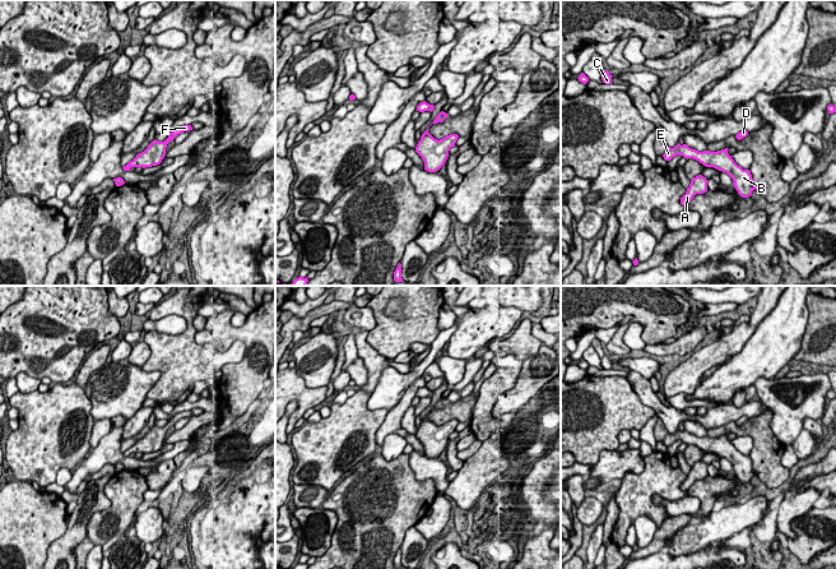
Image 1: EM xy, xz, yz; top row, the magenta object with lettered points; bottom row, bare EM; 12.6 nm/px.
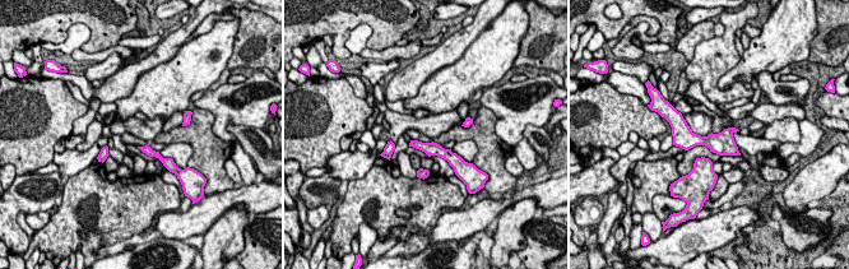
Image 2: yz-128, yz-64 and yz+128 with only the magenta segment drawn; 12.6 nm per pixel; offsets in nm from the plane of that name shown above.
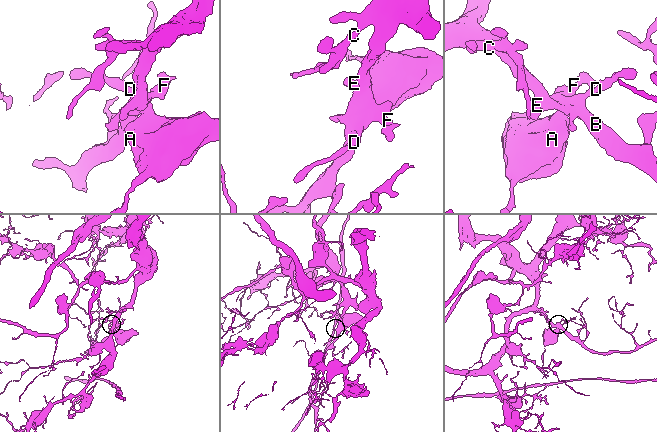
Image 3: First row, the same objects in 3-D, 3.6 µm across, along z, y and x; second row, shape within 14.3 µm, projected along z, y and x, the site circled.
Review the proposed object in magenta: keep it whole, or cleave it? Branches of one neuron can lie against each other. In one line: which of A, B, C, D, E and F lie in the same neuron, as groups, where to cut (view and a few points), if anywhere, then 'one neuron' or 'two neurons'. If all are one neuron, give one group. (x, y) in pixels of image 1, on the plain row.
groups A B C D E F; cut none; one neuron

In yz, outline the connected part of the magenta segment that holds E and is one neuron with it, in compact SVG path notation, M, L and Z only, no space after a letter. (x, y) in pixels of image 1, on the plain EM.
M678 429L674 434L668 432L663 443L665 447L670 447L673 443L681 440L687 445L693 444L706 453L714 453L719 457L726 458L733 464L733 471L738 480L742 484L748 484L752 481L754 475L758 476L753 468L751 457L743 455L738 452L728 436L729 435L725 434L717 438L698 438L689 434L687 430L681 431Z

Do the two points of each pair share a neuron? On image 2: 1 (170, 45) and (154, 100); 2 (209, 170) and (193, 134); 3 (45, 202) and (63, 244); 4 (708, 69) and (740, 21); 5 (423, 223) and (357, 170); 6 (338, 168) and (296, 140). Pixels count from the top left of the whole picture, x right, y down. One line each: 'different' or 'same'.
1: different
2: same
3: different
4: same
5: different
6: different

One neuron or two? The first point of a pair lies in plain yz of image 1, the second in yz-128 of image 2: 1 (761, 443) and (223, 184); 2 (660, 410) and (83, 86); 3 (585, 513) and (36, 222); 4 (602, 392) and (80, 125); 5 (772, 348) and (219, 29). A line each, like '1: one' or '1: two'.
1: one
2: two
3: one
4: two
5: one

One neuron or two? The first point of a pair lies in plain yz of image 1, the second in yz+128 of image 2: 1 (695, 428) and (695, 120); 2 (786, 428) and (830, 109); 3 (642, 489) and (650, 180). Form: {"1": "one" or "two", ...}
{"1": "one", "2": "two", "3": "one"}

